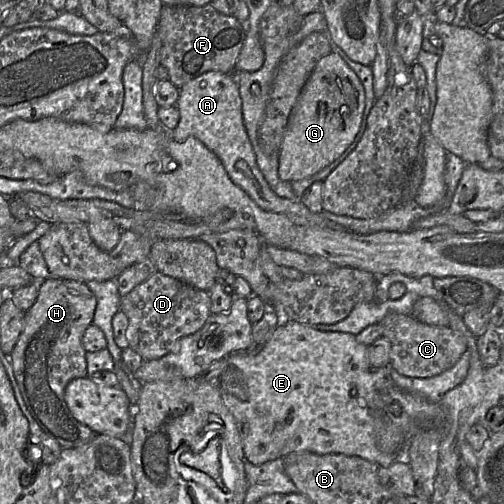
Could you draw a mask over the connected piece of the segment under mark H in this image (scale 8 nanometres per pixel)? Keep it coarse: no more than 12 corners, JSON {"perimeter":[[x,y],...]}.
{"perimeter":[[44,279],[11,353],[28,409],[63,449],[99,434],[65,399],[89,376],[97,299]]}

